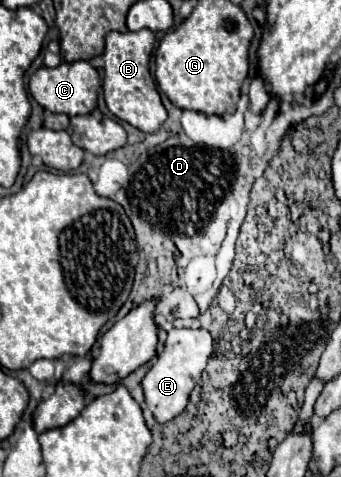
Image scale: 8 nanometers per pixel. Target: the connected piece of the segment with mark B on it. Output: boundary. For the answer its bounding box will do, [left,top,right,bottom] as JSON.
[104,30,166,132]

